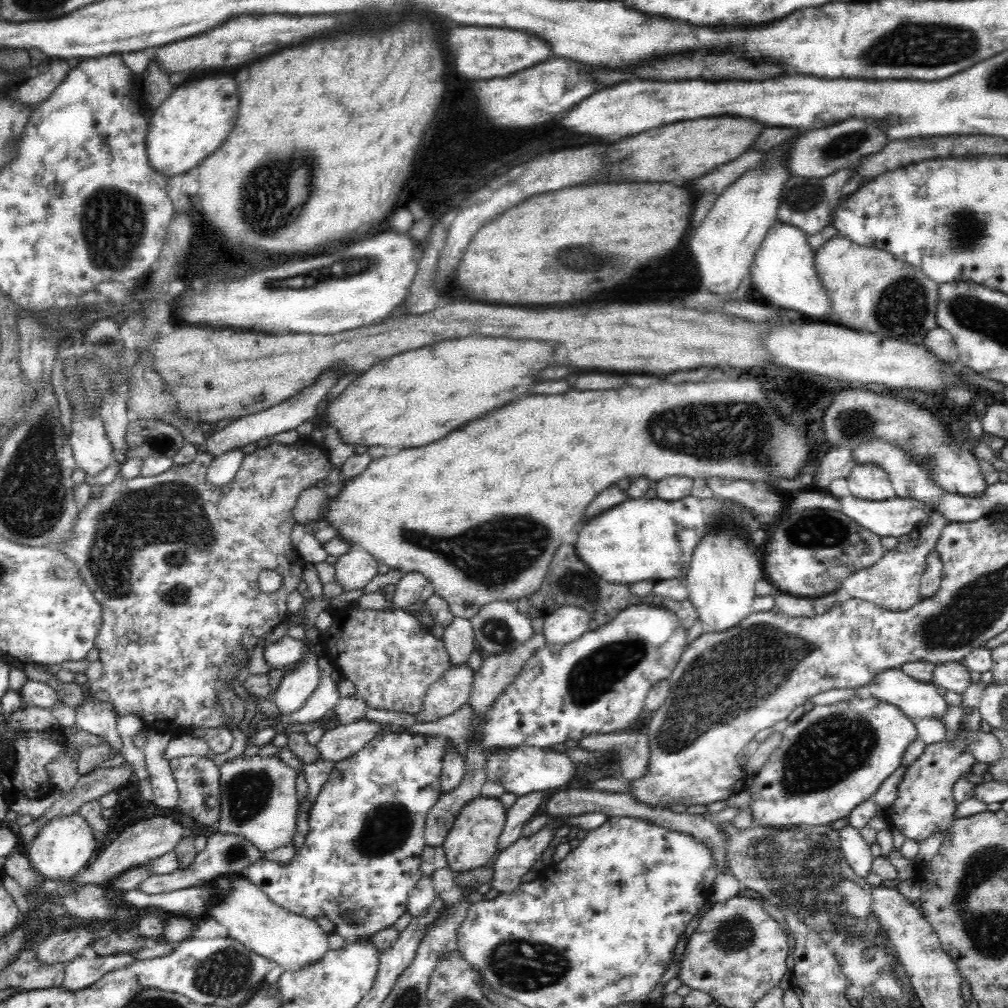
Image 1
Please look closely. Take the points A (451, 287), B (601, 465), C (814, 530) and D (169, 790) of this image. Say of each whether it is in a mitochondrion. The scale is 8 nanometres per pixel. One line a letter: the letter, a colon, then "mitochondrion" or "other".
A: other
B: other
C: mitochondrion
D: other

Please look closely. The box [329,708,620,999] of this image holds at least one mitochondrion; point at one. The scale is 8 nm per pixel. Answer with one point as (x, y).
(526, 965)

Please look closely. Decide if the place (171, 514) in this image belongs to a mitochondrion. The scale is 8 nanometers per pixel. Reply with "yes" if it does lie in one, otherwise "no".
yes

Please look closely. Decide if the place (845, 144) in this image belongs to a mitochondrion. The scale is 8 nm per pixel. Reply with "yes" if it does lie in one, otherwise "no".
yes

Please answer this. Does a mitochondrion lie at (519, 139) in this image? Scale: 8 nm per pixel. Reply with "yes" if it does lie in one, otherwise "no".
no

